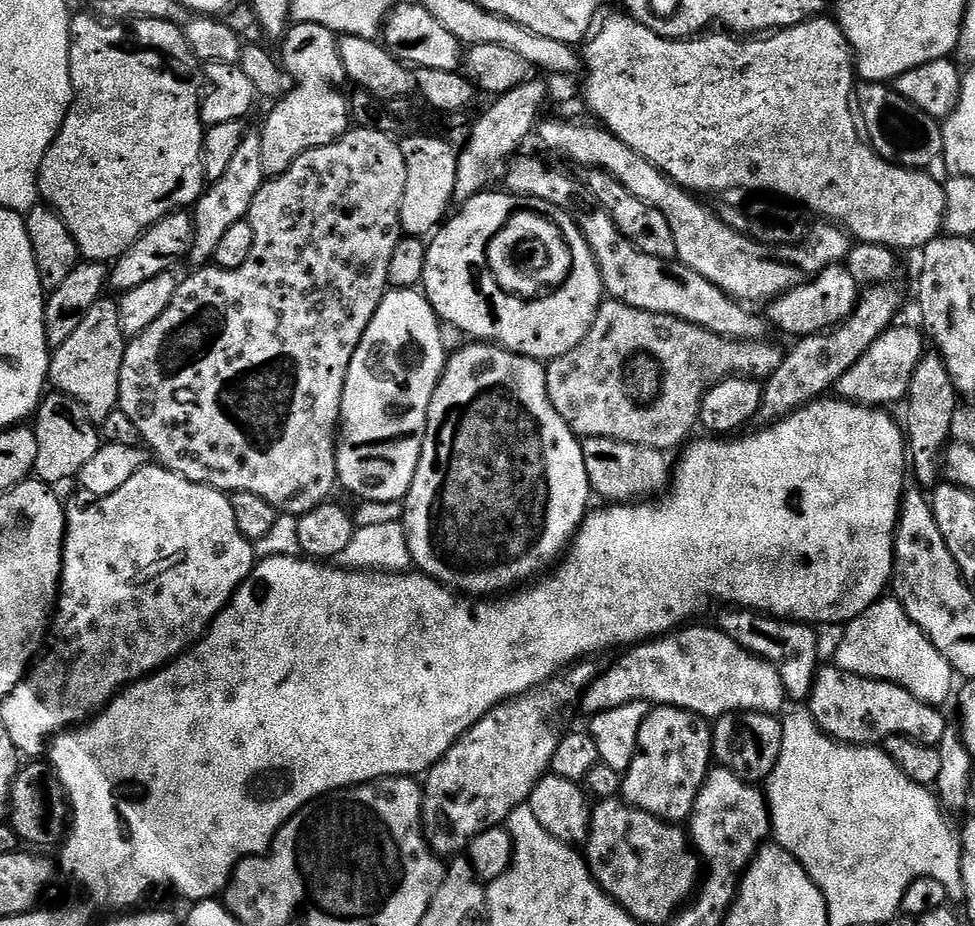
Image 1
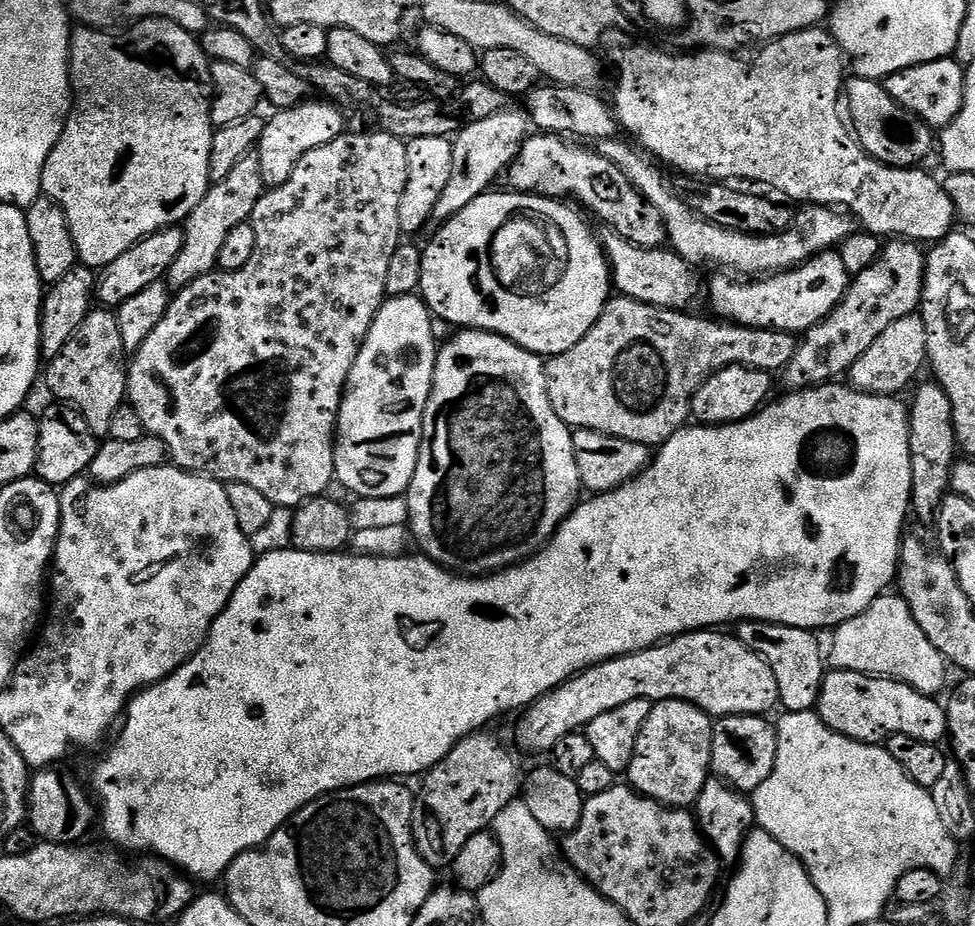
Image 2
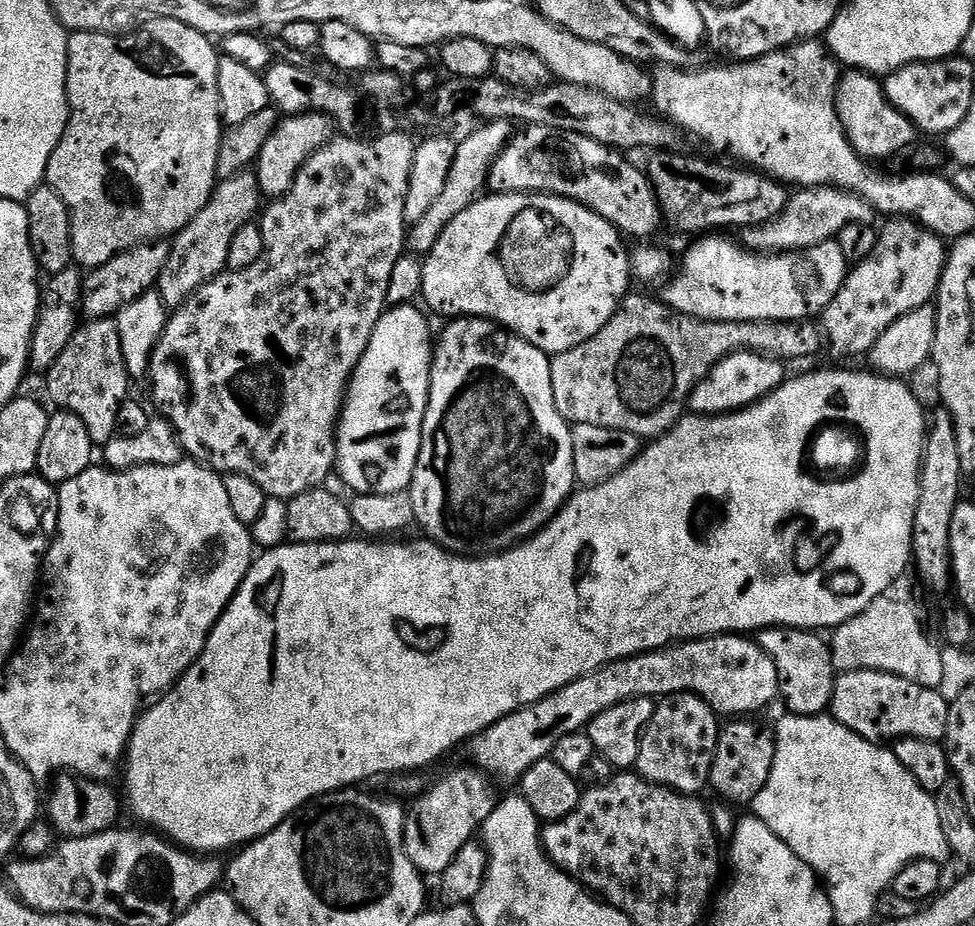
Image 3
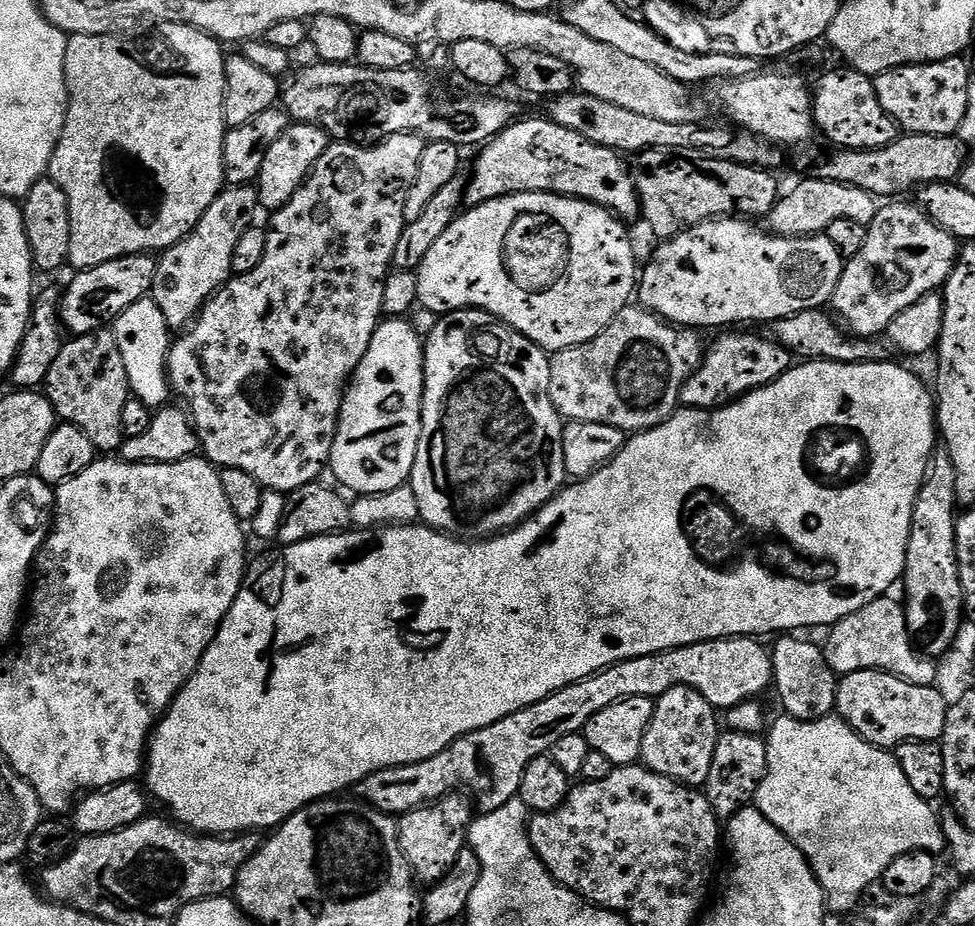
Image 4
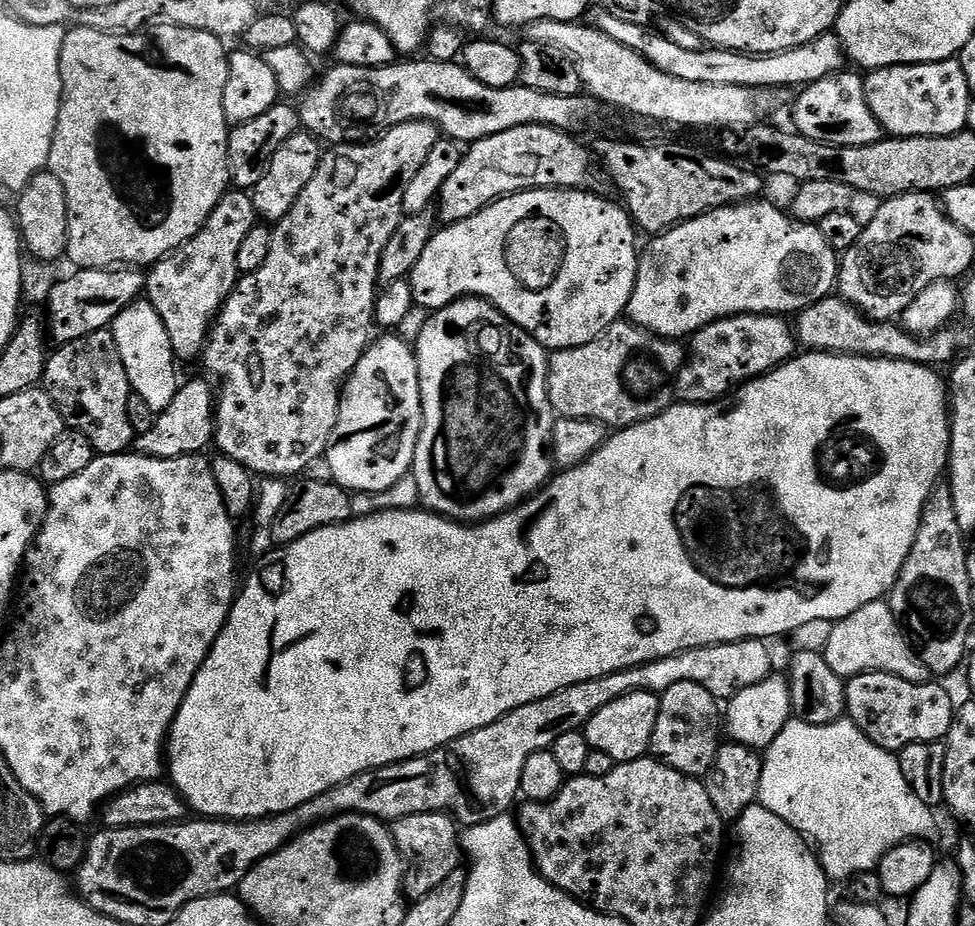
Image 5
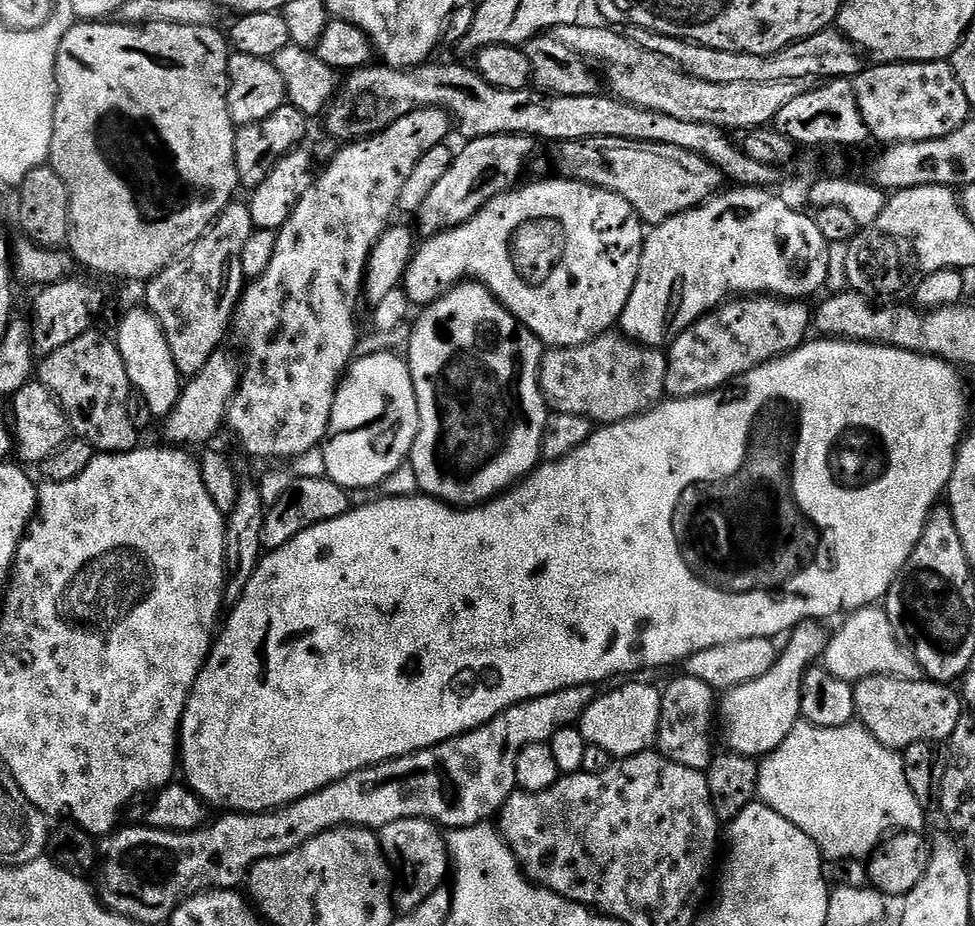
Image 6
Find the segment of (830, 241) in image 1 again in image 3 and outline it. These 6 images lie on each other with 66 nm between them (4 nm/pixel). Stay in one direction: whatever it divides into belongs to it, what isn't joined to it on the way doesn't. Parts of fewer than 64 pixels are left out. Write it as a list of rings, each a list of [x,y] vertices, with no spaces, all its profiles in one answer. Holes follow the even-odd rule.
[[[802,188],[793,191],[788,197],[788,204],[770,222],[760,224],[757,228],[743,229],[743,247],[753,252],[774,253],[774,252],[801,252],[810,246],[825,244],[828,240],[835,240],[843,228],[851,224],[872,224],[874,213],[872,207],[860,196],[855,196],[853,192],[843,192],[841,188]]]

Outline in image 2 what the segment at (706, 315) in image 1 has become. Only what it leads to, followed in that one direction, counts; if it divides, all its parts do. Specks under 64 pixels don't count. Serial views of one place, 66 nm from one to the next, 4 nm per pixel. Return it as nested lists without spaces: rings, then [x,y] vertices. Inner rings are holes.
[[[608,230],[605,233],[605,236],[602,236],[604,255],[608,257],[612,283],[619,295],[629,296],[638,302],[646,302],[659,308],[684,310],[699,292],[701,294],[702,284],[696,281],[697,269],[676,252],[667,247],[634,246],[634,242],[622,238],[616,232]]]

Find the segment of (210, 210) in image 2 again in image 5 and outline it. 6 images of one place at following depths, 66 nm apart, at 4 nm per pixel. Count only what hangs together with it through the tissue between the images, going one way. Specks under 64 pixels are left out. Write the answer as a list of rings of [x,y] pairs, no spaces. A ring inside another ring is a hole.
[[[229,190],[218,202],[218,206],[214,206],[210,218],[206,218],[202,230],[198,230],[194,238],[151,265],[146,276],[146,299],[152,303],[154,310],[158,310],[158,318],[162,318],[162,326],[166,326],[170,334],[170,346],[177,361],[192,360],[195,356],[197,359],[203,353],[216,315],[222,310],[228,295],[236,289],[236,282],[242,275],[238,270],[238,249],[242,247],[246,234],[250,234],[250,230],[257,227],[257,224],[258,217],[251,195],[244,190]]]

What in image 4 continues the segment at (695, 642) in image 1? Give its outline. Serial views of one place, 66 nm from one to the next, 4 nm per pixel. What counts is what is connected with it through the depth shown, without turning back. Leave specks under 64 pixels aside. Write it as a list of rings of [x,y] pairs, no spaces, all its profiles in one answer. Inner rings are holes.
[[[756,638],[707,640],[701,644],[691,644],[669,652],[623,660],[614,666],[595,672],[593,676],[582,682],[574,682],[570,686],[542,698],[542,702],[534,702],[482,730],[474,730],[470,734],[459,736],[453,744],[446,746],[446,750],[434,754],[434,758],[371,772],[358,785],[359,799],[365,804],[371,804],[380,812],[403,814],[413,812],[414,809],[420,808],[426,803],[440,800],[444,796],[463,790],[471,797],[475,807],[481,813],[493,812],[498,810],[498,806],[506,806],[506,802],[519,797],[522,774],[534,758],[549,755],[554,742],[558,742],[558,738],[566,738],[566,734],[583,732],[590,722],[590,718],[594,718],[594,714],[598,714],[598,710],[606,710],[606,706],[614,706],[614,702],[626,698],[642,698],[643,696],[655,698],[666,694],[666,690],[674,690],[674,686],[690,686],[694,690],[698,690],[717,710],[736,708],[739,704],[747,704],[760,698],[756,696],[762,695],[767,688],[769,691],[770,685],[773,683],[772,657],[769,649],[763,648],[760,644],[763,643]]]

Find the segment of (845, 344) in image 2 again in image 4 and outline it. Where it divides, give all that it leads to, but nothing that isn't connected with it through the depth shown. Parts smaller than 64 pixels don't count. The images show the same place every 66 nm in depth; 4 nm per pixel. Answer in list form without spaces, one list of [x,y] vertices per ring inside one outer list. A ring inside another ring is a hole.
[[[904,202],[885,203],[874,222],[868,225],[866,242],[862,250],[858,250],[858,254],[847,257],[844,273],[830,301],[831,311],[843,321],[847,331],[857,338],[876,338],[887,333],[892,320],[898,318],[902,310],[914,306],[914,302],[918,302],[923,296],[931,296],[943,289],[958,263],[956,237],[935,224],[927,212],[915,203],[900,203]]]

